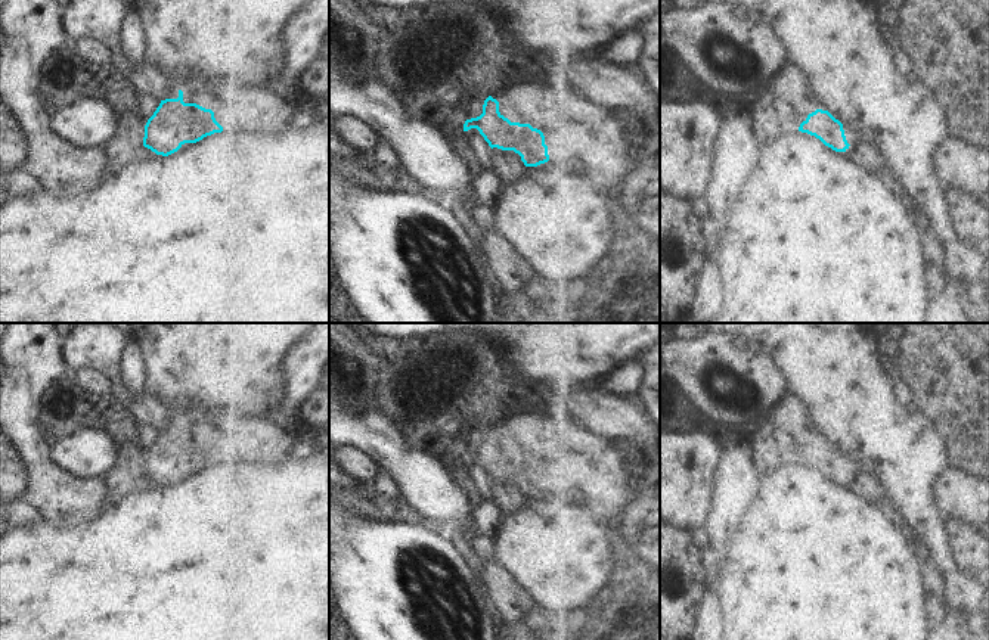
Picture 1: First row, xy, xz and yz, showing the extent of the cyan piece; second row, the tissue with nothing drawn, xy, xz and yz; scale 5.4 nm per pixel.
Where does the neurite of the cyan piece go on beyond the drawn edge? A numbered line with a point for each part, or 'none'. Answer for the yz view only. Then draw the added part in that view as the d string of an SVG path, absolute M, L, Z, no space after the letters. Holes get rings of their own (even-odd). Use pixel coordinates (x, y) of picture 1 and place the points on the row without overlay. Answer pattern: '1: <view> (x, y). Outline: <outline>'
1: yz (790, 415). Outline: M788 392L773 407L771 416L787 436L784 447L785 462L799 460L807 445L818 439L810 417L793 394Z

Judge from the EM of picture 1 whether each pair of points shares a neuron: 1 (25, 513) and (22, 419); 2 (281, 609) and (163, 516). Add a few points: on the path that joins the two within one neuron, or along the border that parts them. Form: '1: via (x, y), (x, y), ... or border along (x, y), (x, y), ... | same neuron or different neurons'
1: border along (22, 497), (43, 519) | different neurons
2: via (251, 605), (192, 546) | same neuron

